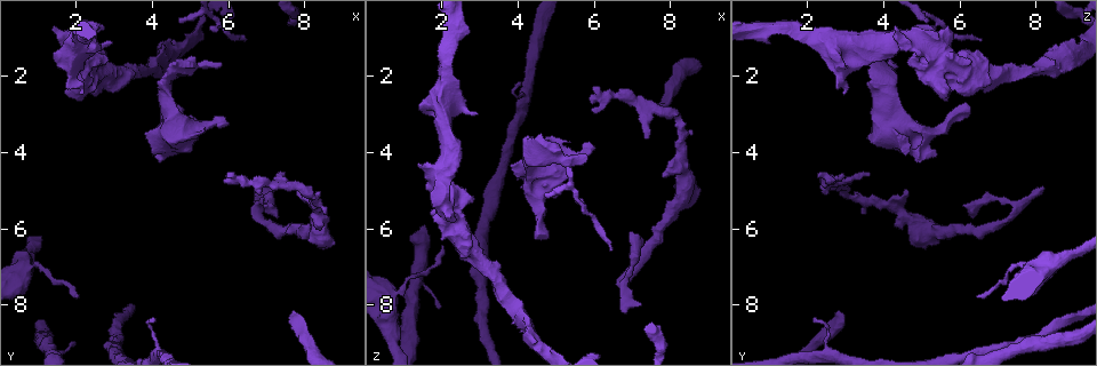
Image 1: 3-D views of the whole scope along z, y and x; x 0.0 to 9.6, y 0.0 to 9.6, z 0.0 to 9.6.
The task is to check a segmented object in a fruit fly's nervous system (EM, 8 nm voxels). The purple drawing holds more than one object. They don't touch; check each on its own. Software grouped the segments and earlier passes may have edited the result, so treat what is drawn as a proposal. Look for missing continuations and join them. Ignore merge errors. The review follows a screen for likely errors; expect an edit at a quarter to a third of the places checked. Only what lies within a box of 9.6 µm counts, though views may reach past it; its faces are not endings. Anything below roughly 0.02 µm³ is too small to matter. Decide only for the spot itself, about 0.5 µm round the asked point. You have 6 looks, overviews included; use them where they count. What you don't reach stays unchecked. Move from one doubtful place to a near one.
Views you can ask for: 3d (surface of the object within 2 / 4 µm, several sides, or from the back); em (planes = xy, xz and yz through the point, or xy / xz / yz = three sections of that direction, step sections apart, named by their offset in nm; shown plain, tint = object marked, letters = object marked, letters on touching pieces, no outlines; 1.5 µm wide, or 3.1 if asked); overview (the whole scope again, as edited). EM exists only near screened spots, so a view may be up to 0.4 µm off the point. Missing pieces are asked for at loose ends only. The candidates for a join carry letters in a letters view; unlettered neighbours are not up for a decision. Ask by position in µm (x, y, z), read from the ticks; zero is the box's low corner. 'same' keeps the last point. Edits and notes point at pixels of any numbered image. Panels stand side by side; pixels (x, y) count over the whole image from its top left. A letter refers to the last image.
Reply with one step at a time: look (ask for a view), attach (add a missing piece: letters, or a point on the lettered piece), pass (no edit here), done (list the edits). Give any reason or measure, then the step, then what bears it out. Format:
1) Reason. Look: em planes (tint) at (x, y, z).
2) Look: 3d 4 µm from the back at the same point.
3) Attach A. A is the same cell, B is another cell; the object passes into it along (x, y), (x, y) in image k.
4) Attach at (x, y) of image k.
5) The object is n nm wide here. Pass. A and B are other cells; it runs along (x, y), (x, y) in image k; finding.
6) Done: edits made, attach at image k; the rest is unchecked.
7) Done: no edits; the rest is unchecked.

An open end. Look: 3d 2 µm at (2.95, 1.15, 2.95).

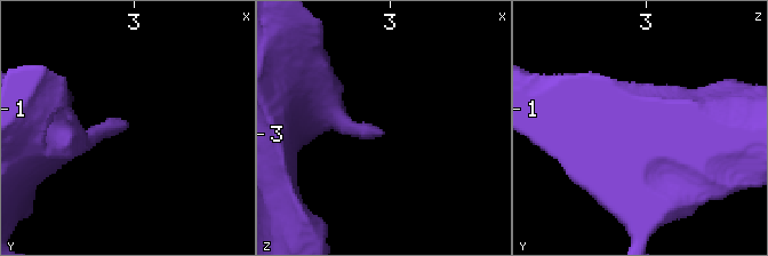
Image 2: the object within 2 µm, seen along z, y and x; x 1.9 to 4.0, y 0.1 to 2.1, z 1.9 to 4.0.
Now the EM. Look: em planes (letters) at (2.88, 1.18, 3.02).

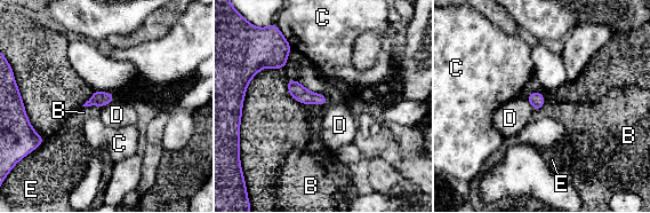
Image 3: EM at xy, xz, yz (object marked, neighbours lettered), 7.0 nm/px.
The longest contact is with D, 260 nm. Pass. B, C, D and E are other cells; none of them fits.

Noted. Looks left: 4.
An open end. Look: em yz step 4 (tint) at (5.75, 1.65, 4.30).

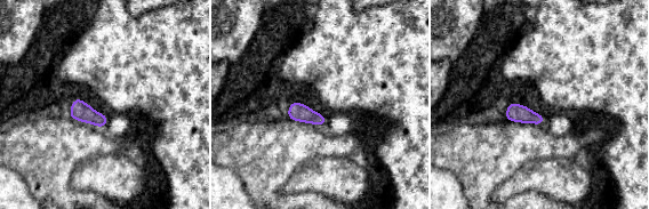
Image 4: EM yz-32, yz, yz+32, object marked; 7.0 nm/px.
See the neighbours. Look: em yz step 4 (letters) at the same point.

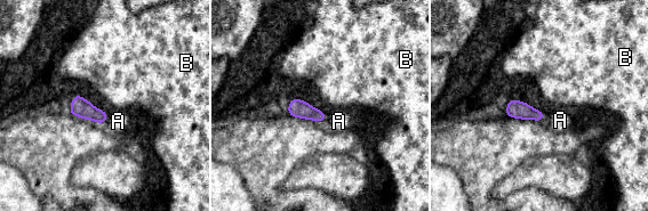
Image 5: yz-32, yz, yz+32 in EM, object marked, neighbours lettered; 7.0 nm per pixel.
Pass. A and B are other cells; a border runs along (109, 114), (104, 124) in image 5; none of them fits.

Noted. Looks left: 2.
An open end. Look: 3d 2 µm at (5.85, 4.60, 2.90).

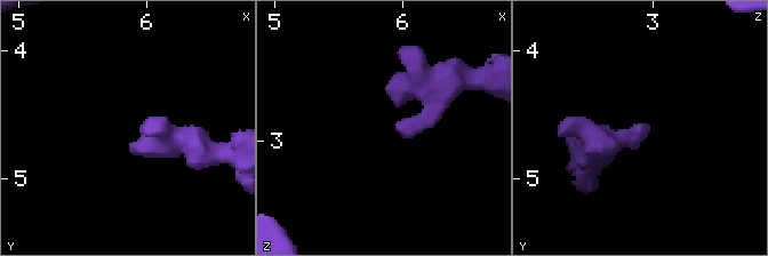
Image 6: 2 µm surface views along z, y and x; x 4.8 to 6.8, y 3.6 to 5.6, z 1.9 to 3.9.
Now the EM. Look: em planes (letters) at (5.94, 4.62, 2.90).

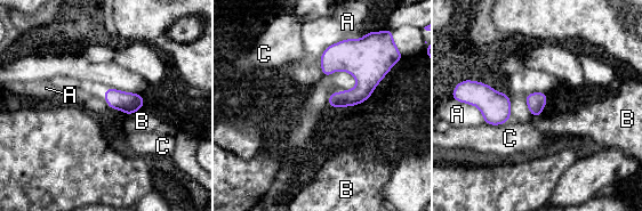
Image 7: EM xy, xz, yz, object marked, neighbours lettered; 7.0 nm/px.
Pass. A, B and C are other cells; a border runs along (507, 120), (499, 124), (484, 123) in image 7; none of them fits.

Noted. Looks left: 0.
Done: no edits; the rest is unchecked.

